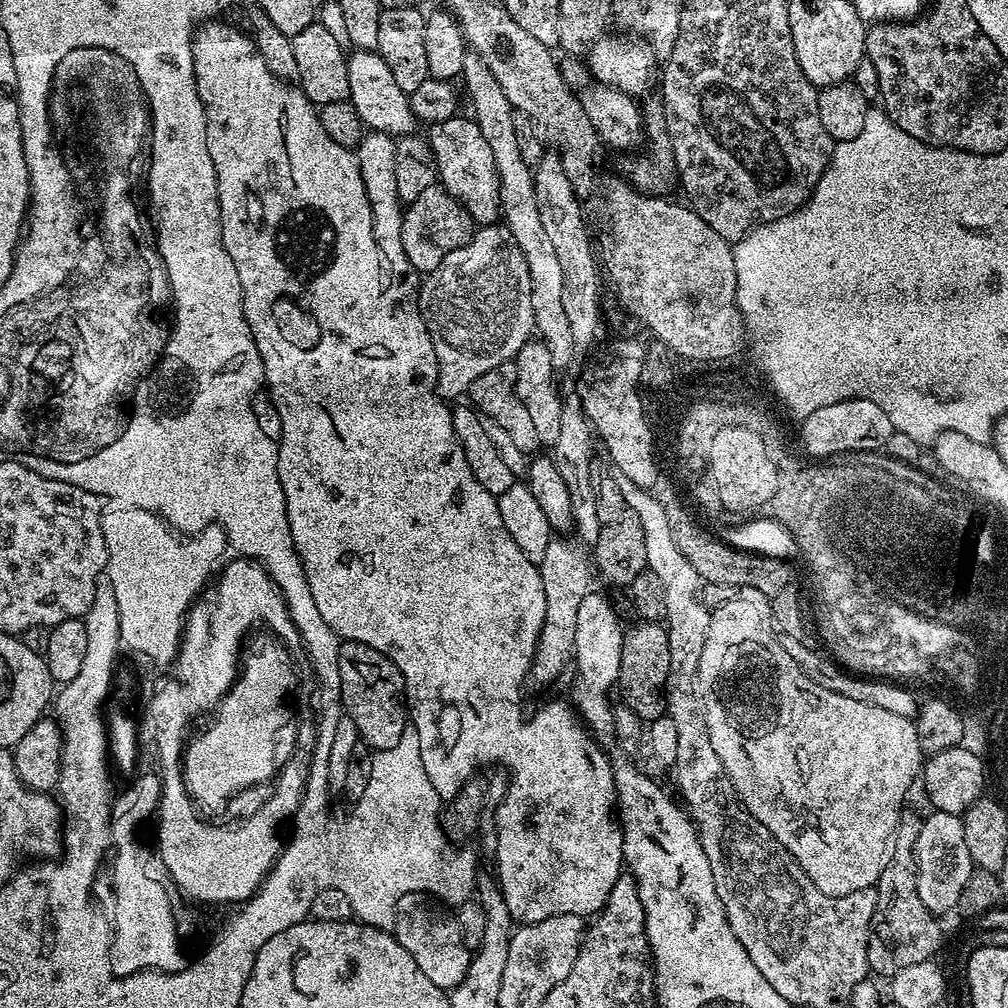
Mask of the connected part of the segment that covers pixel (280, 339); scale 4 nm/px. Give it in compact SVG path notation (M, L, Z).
M216 22L201 23L193 31L192 53L194 54L194 78L196 79L198 98L203 102L204 113L206 114L206 150L210 150L210 162L214 162L216 181L218 182L222 242L226 246L226 254L230 254L230 262L234 262L234 270L238 270L238 282L242 286L242 294L244 295L244 317L248 323L248 328L252 332L254 342L258 346L258 354L262 358L267 391L270 393L272 401L276 403L276 409L280 415L278 478L282 482L282 494L286 498L286 510L288 511L292 541L296 547L298 558L304 567L306 582L310 582L310 590L314 594L314 602L317 604L319 612L322 613L322 618L326 618L326 626L330 626L335 630L341 641L353 640L354 642L362 642L366 646L374 646L374 650L386 654L386 658L390 658L390 662L394 662L394 666L398 666L398 670L404 679L404 691L407 699L411 701L410 724L418 734L418 750L422 750L422 767L426 769L426 778L430 778L430 786L434 786L437 793L441 796L451 795L454 786L460 786L462 778L466 781L473 779L475 772L472 771L479 764L505 764L512 771L512 785L509 786L508 793L504 796L504 801L495 805L498 846L494 853L494 859L496 859L494 876L500 885L504 900L509 906L513 921L517 925L533 924L534 922L542 922L546 918L554 918L562 914L574 914L585 918L591 917L604 907L606 898L610 898L610 890L614 890L614 882L618 882L618 878L622 875L622 869L625 867L624 834L618 823L616 773L613 761L608 761L607 754L600 749L600 744L596 741L599 739L588 731L587 727L567 703L564 705L562 701L556 700L553 704L548 704L545 708L538 709L533 714L532 720L524 720L524 712L520 709L520 687L522 689L525 687L528 671L536 653L536 643L540 637L542 622L546 618L546 594L542 591L542 578L540 577L539 567L533 560L526 558L526 554L522 554L518 542L514 542L514 538L510 538L510 530L506 530L506 525L502 523L502 514L498 510L497 497L492 496L490 490L486 490L486 486L482 486L482 482L478 482L478 478L474 478L474 470L470 470L470 462L466 462L466 454L454 434L452 408L449 405L444 405L447 404L445 397L441 396L438 391L438 364L432 354L432 344L420 344L420 328L412 328L412 320L404 320L404 312L396 312L396 304L388 304L388 298L396 298L396 296L380 296L380 272L372 272L372 244L364 244L364 222L356 222L356 216L348 216L348 196L344 196L340 200L340 184L332 184L332 176L364 176L364 160L360 160L360 156L348 156L348 148L338 142L334 142L334 138L330 138L330 134L326 134L326 130L322 130L322 122L317 109L304 95L303 90L298 86L293 87L287 80L277 80L274 74L270 74L270 66L266 66L262 54L256 52L251 40L239 28L231 23L228 23L229 25L212 23Z

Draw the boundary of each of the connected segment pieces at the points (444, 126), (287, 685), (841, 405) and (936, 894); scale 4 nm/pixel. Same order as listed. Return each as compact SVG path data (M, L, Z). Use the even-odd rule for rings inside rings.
M457 114L440 124L431 125L427 129L426 139L432 147L439 183L460 201L477 225L492 226L502 216L498 166L494 164L494 154L486 138L482 138L482 130L478 130L475 120L464 116Z
M263 634L264 636L260 636L256 641L252 644L252 649L247 652L242 660L242 667L239 669L236 683L232 685L231 688L228 689L228 695L224 697L220 702L220 707L215 709L214 717L216 716L216 721L213 722L212 728L208 728L205 730L201 736L193 735L191 739L189 739L185 750L184 750L184 781L186 782L186 790L190 790L190 794L194 794L197 796L199 801L203 802L204 808L210 810L210 808L214 807L215 804L224 804L227 802L231 796L236 796L239 792L244 792L247 788L252 788L255 784L264 784L273 779L279 772L280 768L283 767L284 763L290 758L292 755L292 751L295 748L295 740L296 740L296 732L298 720L292 717L292 708L288 705L287 696L292 692L292 683L297 683L298 676L294 671L294 665L292 662L292 654L288 651L287 648L284 647L281 641L277 640L275 635L272 634Z
M857 396L853 400L830 402L830 406L818 406L814 414L803 417L799 424L800 444L812 458L837 456L839 452L875 452L884 448L886 438L894 430L878 402Z
M932 810L929 813L920 824L920 833L917 831L914 836L918 898L922 898L926 910L943 914L956 908L962 886L966 886L966 878L970 878L974 865L970 850L966 850L963 819L949 812Z

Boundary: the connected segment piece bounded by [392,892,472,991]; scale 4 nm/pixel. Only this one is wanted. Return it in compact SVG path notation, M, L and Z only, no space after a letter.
M421 892L404 894L398 900L392 933L402 948L414 958L414 962L418 963L422 974L429 978L434 986L449 991L463 981L471 962L472 952L462 939L457 925L450 920L446 922L428 906L426 900L427 897Z

